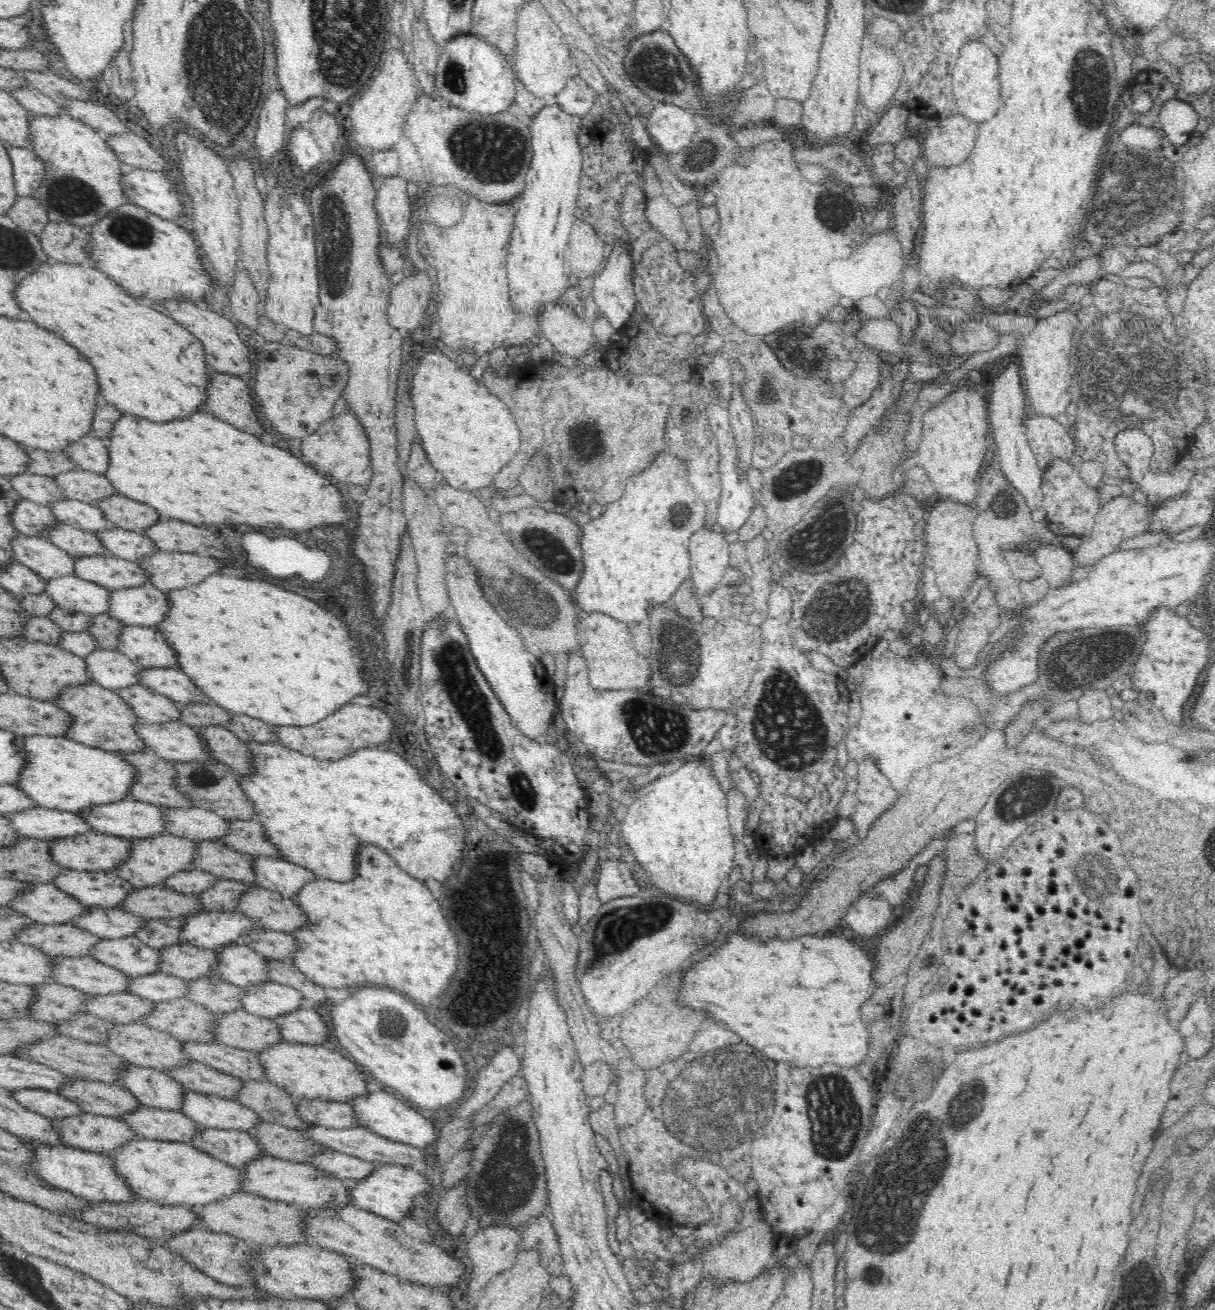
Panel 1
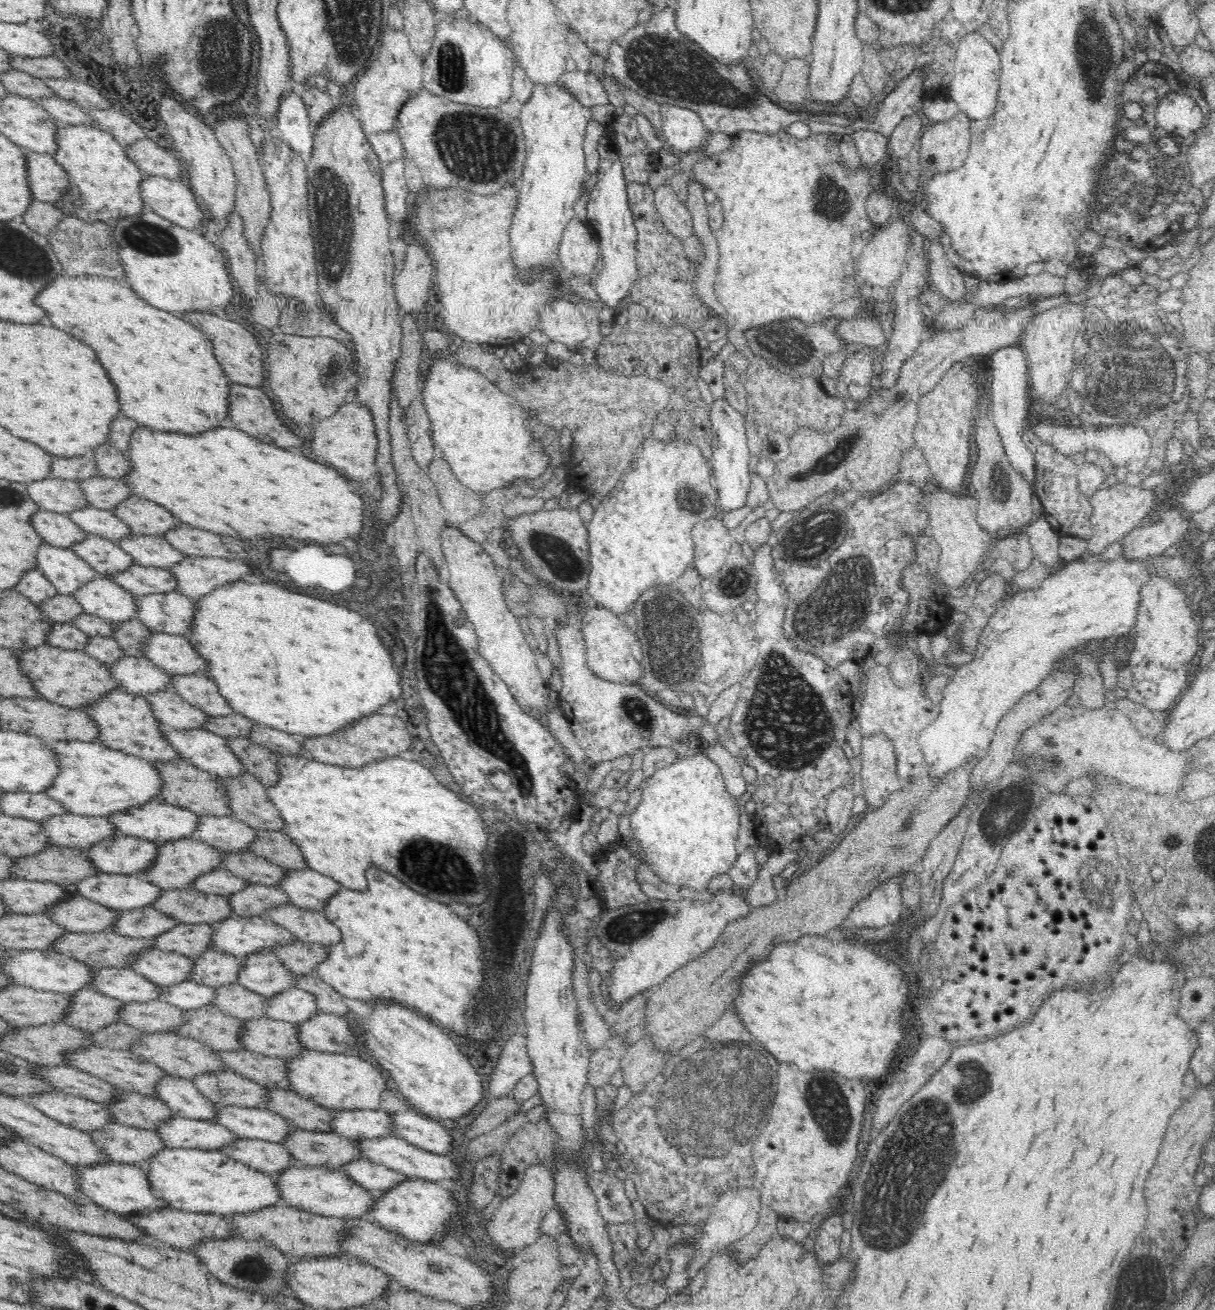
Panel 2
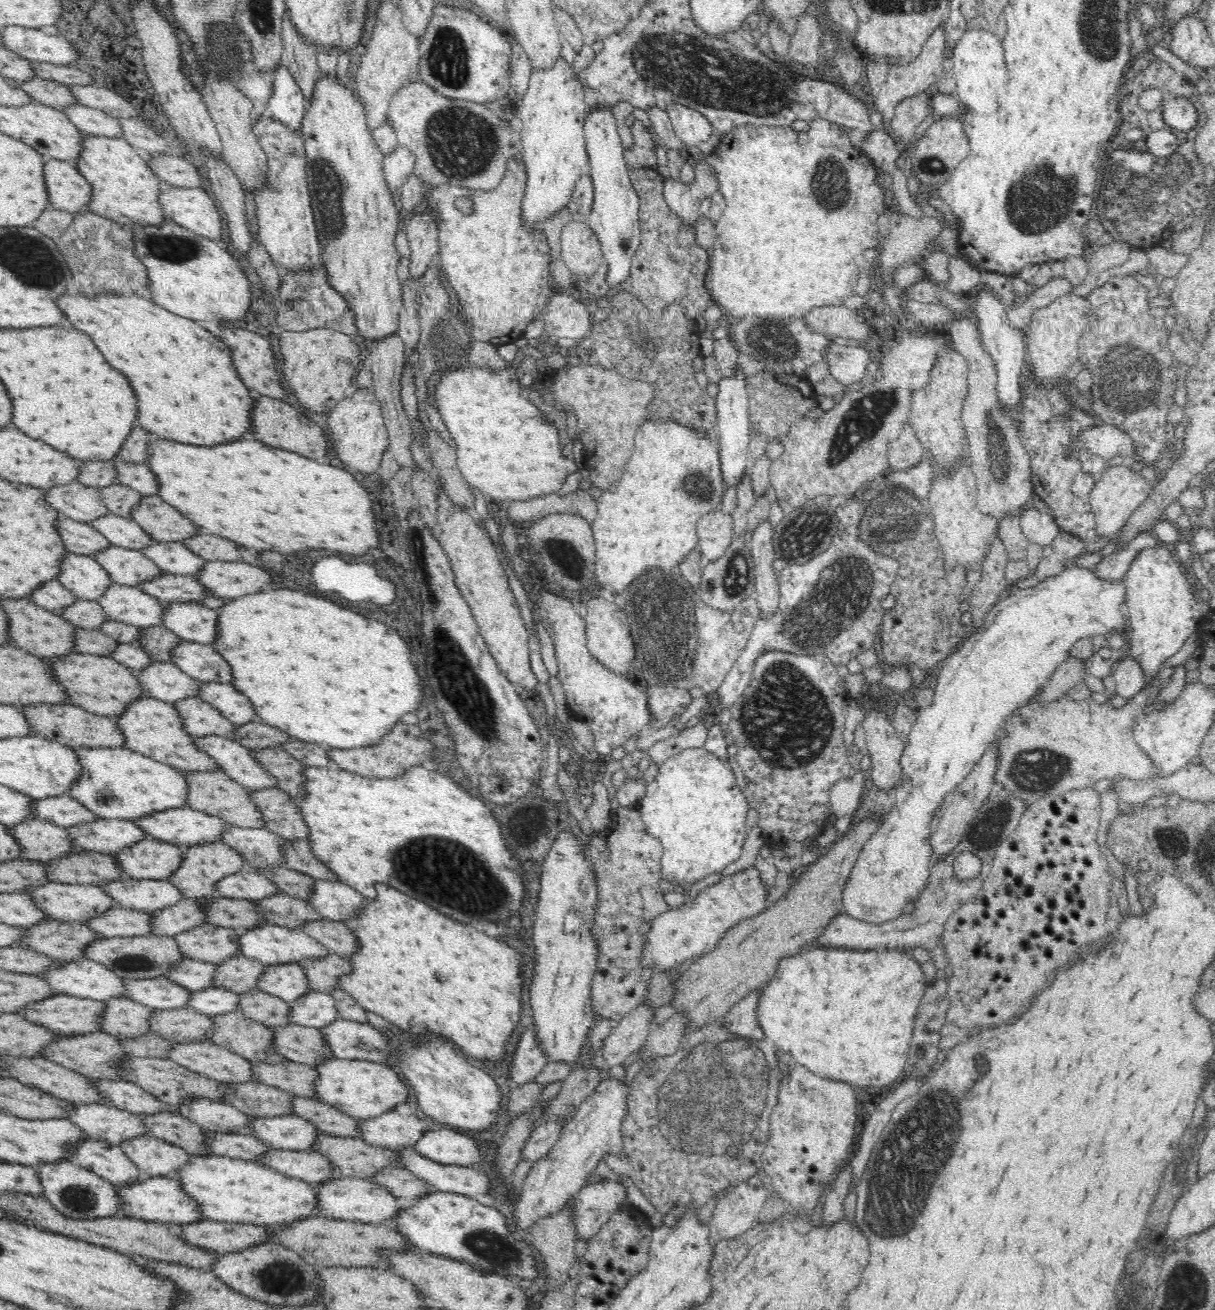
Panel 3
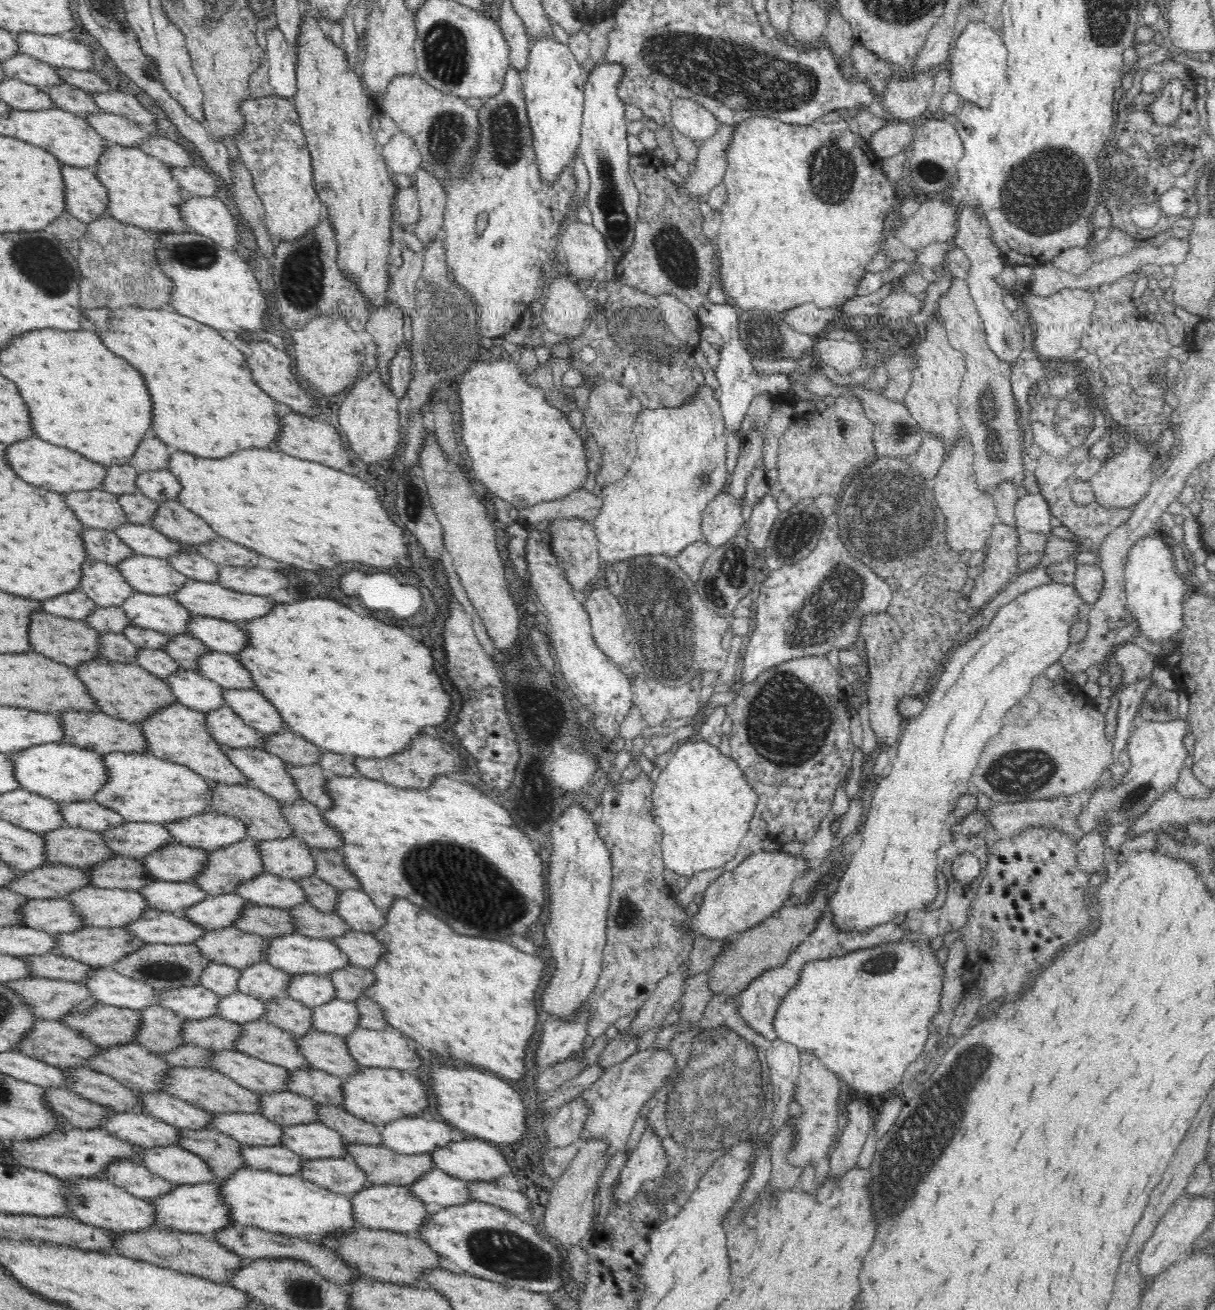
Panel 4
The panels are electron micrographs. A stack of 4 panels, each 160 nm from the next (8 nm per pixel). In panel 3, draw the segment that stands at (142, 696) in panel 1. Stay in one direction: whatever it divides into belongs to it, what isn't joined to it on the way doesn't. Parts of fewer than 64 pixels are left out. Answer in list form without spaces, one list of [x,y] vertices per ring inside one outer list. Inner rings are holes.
[[[196,697],[182,698],[172,703],[182,719],[182,727],[189,735],[224,736],[234,730],[235,724],[220,715],[218,709]]]

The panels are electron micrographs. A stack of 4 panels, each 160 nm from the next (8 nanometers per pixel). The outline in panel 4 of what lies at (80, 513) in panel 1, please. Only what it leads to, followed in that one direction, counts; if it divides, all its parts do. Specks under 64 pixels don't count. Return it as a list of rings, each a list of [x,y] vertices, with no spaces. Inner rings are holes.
[[[126,522],[112,530],[136,555],[160,557],[172,556],[184,545],[162,535],[149,525]]]

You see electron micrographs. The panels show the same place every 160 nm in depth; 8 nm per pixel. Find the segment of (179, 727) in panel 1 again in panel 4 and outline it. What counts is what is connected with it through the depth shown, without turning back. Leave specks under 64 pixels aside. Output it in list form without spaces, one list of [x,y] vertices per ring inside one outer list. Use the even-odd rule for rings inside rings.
[[[220,745],[220,749],[246,777],[246,784],[250,787],[281,802],[301,798],[300,791],[294,787],[294,781],[286,773],[284,761],[279,756],[262,748],[230,748]]]

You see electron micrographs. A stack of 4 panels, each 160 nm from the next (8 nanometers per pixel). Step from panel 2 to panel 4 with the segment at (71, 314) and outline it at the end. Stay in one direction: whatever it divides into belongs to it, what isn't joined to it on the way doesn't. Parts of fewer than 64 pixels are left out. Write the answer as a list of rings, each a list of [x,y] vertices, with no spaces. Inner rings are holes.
[[[134,306],[124,312],[96,308],[84,310],[84,316],[94,322],[98,336],[108,350],[142,372],[152,396],[152,430],[166,446],[202,458],[224,458],[244,448],[274,448],[274,438],[278,438],[280,432],[281,406],[254,383],[244,351],[232,345],[215,328],[167,307],[146,310]]]

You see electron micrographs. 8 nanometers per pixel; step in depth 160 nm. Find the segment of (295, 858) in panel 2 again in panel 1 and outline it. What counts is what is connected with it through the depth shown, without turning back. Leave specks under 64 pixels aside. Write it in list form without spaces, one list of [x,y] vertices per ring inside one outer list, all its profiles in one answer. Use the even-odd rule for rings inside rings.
[[[234,818],[226,819],[226,823],[228,823],[226,834],[217,840],[222,840],[228,848],[245,855],[265,854],[282,858],[282,854],[274,847],[272,841],[268,841],[267,836],[264,835],[260,821]]]

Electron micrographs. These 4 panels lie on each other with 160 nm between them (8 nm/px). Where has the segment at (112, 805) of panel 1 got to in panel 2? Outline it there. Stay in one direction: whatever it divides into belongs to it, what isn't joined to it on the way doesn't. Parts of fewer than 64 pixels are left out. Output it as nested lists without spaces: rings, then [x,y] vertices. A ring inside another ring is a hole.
[[[154,800],[128,808],[126,811],[116,812],[106,819],[114,825],[116,832],[128,837],[138,837],[155,842],[166,842],[168,840],[178,840],[178,838],[192,837],[196,824],[198,824],[198,817],[195,812],[180,808],[168,803]]]

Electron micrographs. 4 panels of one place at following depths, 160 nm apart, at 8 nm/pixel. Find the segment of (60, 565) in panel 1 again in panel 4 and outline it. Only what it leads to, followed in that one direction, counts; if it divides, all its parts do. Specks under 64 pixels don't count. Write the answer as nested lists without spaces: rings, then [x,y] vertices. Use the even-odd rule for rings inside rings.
[[[87,557],[80,564],[80,573],[78,589],[86,593],[98,607],[120,607],[132,594],[133,588],[114,565]]]

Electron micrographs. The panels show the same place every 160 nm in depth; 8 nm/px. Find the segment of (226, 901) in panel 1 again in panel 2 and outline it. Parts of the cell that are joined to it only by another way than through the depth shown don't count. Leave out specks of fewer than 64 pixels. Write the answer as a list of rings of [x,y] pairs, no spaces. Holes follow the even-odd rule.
[[[259,883],[247,884],[243,890],[226,896],[235,916],[266,917],[269,909],[290,902],[278,887]]]

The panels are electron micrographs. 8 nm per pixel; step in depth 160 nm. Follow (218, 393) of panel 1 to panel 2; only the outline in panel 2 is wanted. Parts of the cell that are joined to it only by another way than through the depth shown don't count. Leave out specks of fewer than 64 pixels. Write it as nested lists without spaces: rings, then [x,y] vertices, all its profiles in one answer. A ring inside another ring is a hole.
[[[230,384],[229,410],[230,412],[227,414],[230,414],[234,427],[243,430],[246,434],[261,440],[261,442],[294,451],[298,451],[296,446],[302,446],[304,443],[304,438],[298,437],[296,433],[293,433],[287,422],[280,422],[272,402],[265,396],[262,390],[258,390],[256,387]]]

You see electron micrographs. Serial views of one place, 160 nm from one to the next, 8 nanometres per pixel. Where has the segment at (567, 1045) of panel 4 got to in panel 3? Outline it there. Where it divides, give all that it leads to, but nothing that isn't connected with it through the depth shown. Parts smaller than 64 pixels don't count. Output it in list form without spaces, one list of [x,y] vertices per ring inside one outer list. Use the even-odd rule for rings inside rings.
[[[534,1028],[524,1032],[518,1040],[518,1046],[516,1046],[510,1062],[511,1088],[532,1081],[546,1063],[548,1063],[548,1059],[538,1045]]]

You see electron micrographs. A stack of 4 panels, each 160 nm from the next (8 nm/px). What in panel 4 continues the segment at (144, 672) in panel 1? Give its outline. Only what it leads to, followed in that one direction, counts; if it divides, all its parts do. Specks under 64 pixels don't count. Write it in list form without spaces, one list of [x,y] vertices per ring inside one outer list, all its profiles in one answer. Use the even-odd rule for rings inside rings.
[[[248,688],[222,690],[224,706],[230,707],[242,722],[263,734],[285,730],[284,721],[272,703],[262,693]]]

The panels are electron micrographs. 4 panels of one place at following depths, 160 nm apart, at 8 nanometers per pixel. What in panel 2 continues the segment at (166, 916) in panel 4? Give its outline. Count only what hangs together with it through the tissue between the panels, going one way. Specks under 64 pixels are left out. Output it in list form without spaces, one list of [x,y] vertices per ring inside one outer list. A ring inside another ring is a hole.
[[[80,895],[53,905],[45,911],[55,924],[74,933],[100,933],[110,930],[118,912],[91,902]]]

